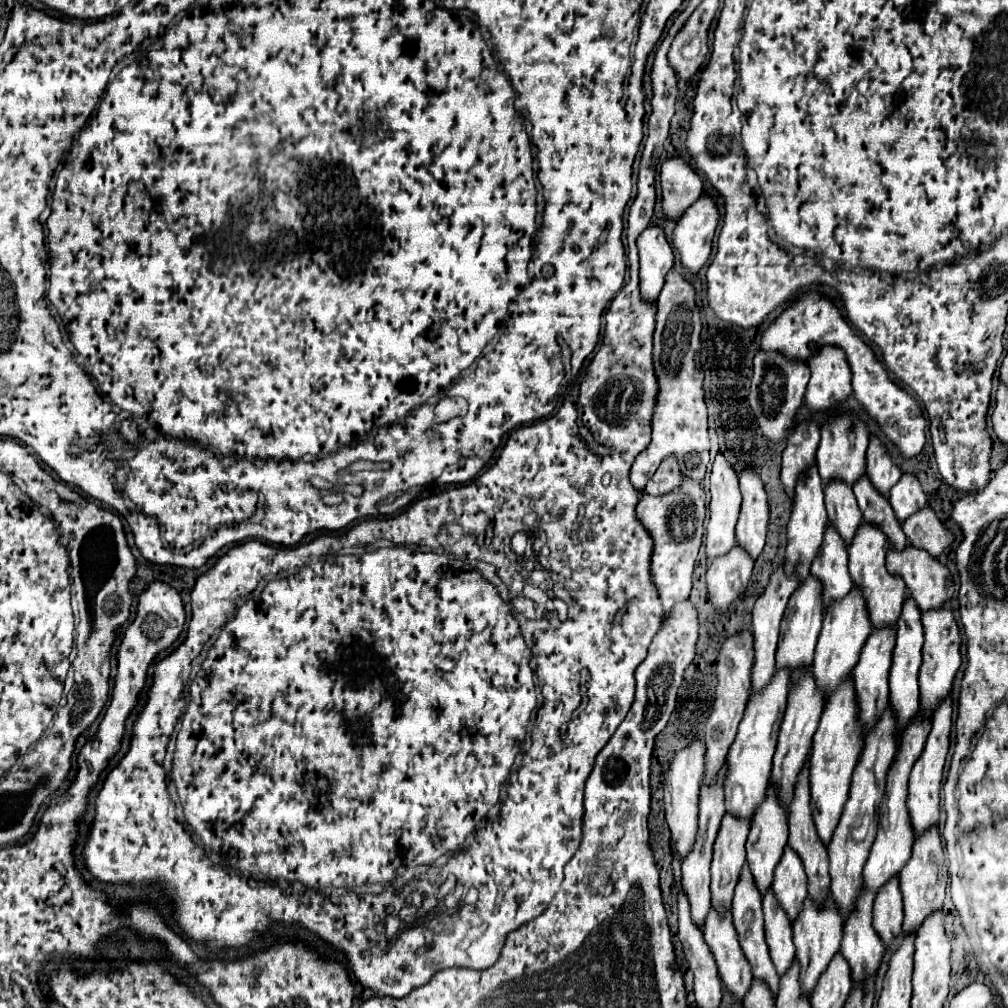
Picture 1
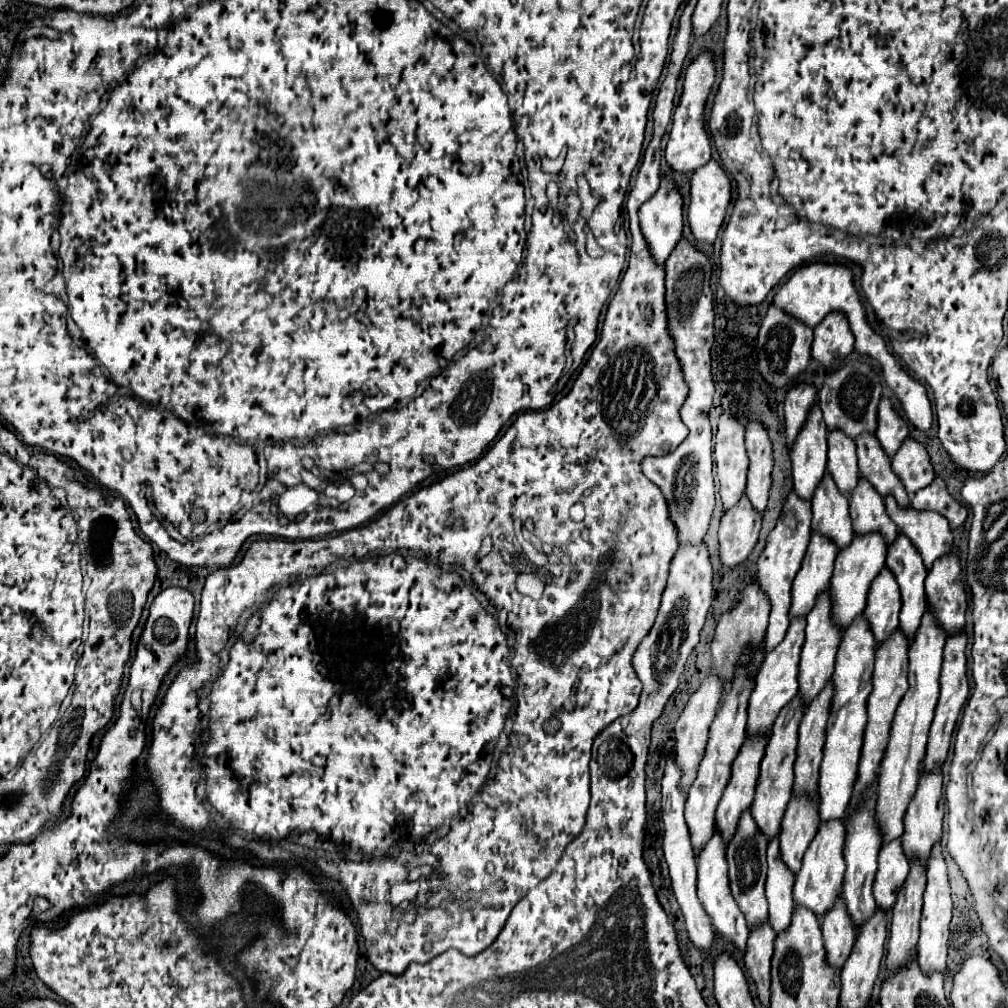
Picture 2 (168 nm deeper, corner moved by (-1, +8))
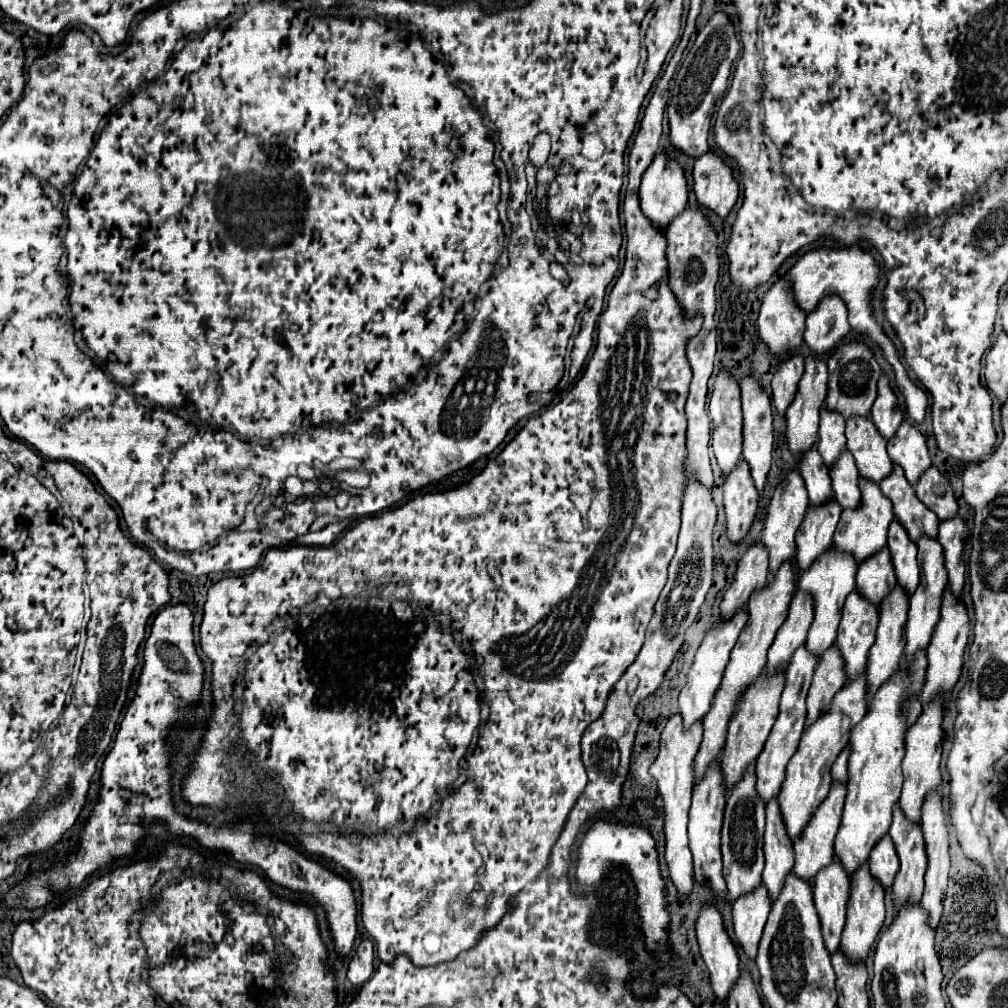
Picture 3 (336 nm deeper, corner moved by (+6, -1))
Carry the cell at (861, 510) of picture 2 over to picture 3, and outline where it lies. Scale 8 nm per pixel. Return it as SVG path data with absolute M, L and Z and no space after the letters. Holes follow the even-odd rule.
M842 453L842 457L838 459L838 465L834 465L834 469L830 469L830 477L832 477L832 485L834 485L834 499L838 501L838 505L842 509L856 509L860 507L862 501L862 493L858 487L858 469L854 465L854 459L850 457L850 453Z

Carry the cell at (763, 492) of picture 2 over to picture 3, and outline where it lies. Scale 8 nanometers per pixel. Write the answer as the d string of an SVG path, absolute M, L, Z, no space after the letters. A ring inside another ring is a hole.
M744 379L740 383L742 389L742 413L744 413L744 461L750 467L750 475L754 479L754 487L758 493L762 493L766 485L766 475L770 471L772 463L772 445L774 445L774 427L772 427L772 411L770 411L770 399L762 391L762 387L752 379Z

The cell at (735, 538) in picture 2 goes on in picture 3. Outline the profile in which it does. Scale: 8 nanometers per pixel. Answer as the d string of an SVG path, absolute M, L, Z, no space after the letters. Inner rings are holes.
M746 461L738 463L738 469L730 473L724 481L724 511L726 511L726 537L730 543L740 543L748 535L758 507L758 493L754 489L754 481L750 481L750 471L746 469Z

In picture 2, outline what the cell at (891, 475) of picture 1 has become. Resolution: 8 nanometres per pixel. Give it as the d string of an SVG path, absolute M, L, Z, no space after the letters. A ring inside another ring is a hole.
M887 396L881 398L881 404L879 404L879 426L877 426L875 436L879 438L879 442L885 448L885 452L887 454L895 454L907 434L909 434L909 424L897 414L897 410L893 408L893 402Z

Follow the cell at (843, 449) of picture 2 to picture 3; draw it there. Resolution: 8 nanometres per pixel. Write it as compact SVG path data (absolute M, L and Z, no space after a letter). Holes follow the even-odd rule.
M822 409L820 413L820 441L818 441L818 453L824 459L824 465L830 469L842 451L846 449L846 435L844 435L844 421L836 413L826 413Z

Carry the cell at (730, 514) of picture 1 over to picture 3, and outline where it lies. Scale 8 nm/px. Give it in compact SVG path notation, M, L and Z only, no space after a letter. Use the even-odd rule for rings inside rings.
M720 371L720 375L714 381L712 399L710 399L710 421L712 421L712 449L718 461L718 467L722 471L722 477L726 479L730 471L738 465L742 459L742 409L740 409L740 387L734 379L728 377L726 371Z

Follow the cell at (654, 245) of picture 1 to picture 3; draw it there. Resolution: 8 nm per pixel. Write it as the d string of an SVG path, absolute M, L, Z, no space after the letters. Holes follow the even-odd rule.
M664 153L656 155L652 165L646 169L642 175L642 185L640 185L640 207L646 219L660 231L666 231L668 225L686 209L688 203L688 187L684 179L684 171L678 163L668 161Z

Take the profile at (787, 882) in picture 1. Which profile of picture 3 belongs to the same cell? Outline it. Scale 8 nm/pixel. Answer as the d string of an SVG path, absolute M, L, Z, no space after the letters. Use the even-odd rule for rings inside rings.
M862 675L862 677L858 677L858 681L852 681L850 685L842 687L836 693L836 697L830 705L830 711L826 715L822 715L814 725L804 729L804 735L798 743L798 753L794 753L794 757L790 759L790 765L786 769L786 781L778 795L786 833L792 841L796 841L802 835L804 827L810 823L812 815L816 813L816 809L822 805L822 801L830 793L830 787L832 787L830 765L834 763L838 753L848 745L852 725L860 723L866 715L864 695L866 695L866 679Z

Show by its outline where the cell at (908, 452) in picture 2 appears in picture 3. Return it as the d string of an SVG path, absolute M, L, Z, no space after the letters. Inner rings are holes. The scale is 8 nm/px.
M908 421L900 425L894 441L888 443L888 455L894 465L900 465L904 469L910 485L916 485L920 475L930 467L926 439Z

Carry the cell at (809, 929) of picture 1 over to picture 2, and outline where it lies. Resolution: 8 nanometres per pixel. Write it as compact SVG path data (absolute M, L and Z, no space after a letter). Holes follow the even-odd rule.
M829 820L829 822L819 824L817 836L811 840L809 848L805 850L801 870L795 876L795 886L793 886L795 904L811 908L817 916L823 916L827 910L833 908L835 900L841 896L841 886L843 886L843 876L845 876L843 844L845 844L843 820Z

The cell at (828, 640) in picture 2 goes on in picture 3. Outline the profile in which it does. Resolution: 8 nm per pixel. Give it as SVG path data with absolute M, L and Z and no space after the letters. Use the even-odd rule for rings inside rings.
M832 547L826 557L820 557L810 567L810 571L802 573L802 577L800 577L800 589L804 589L806 593L810 593L812 601L814 601L814 621L810 625L810 631L808 631L804 647L816 659L820 659L824 655L824 651L828 651L834 645L836 629L838 629L840 619L842 619L844 601L854 591L856 569L858 567L854 565L854 561L850 561L850 557L834 557L834 547Z

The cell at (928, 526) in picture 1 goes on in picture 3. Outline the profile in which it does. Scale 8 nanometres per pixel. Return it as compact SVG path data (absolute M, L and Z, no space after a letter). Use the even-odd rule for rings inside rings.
M930 467L914 487L918 499L938 515L940 521L952 519L958 515L958 503L952 493L950 483L940 475L936 467Z

